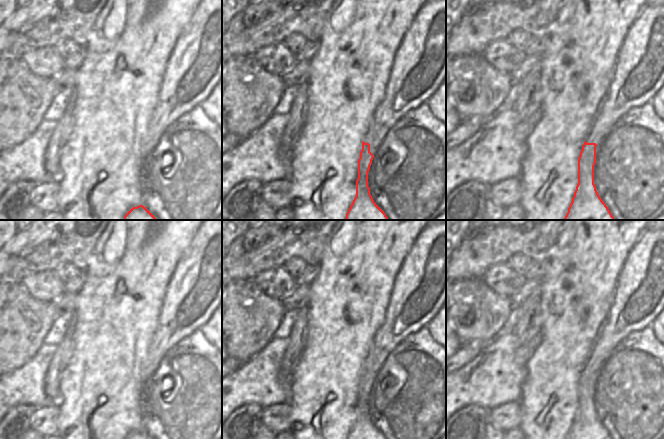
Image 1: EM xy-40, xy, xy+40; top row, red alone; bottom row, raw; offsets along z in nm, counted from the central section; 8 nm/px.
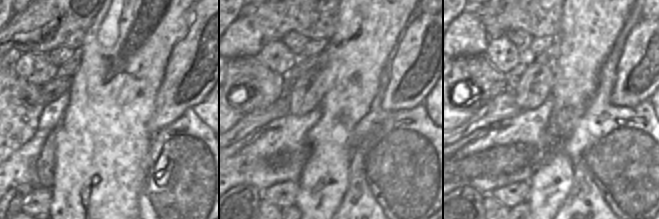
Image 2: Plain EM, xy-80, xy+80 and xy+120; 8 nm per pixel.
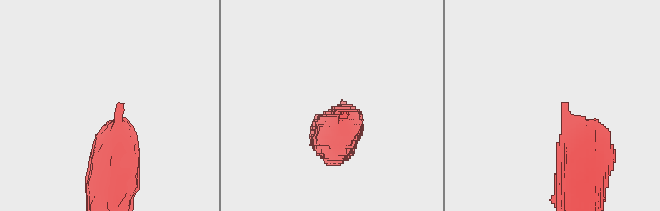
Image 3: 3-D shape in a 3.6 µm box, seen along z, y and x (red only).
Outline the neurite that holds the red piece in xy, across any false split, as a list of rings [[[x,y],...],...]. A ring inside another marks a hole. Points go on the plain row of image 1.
[[[429,223],[416,238],[394,280],[384,322],[364,360],[358,384],[356,420],[346,439],[386,439],[374,426],[368,410],[368,396],[376,374],[390,352],[409,335],[426,327],[446,301],[446,223]]]

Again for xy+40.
[[[664,229],[645,230],[630,253],[618,276],[608,318],[594,344],[578,382],[578,408],[566,439],[612,439],[594,408],[594,390],[606,360],[616,346],[633,331],[652,325],[664,308]]]

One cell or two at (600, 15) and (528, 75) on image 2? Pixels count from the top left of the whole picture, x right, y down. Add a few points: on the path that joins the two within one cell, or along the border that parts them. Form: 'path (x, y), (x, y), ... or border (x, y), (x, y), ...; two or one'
border (551, 68), (552, 88), (550, 92); two

